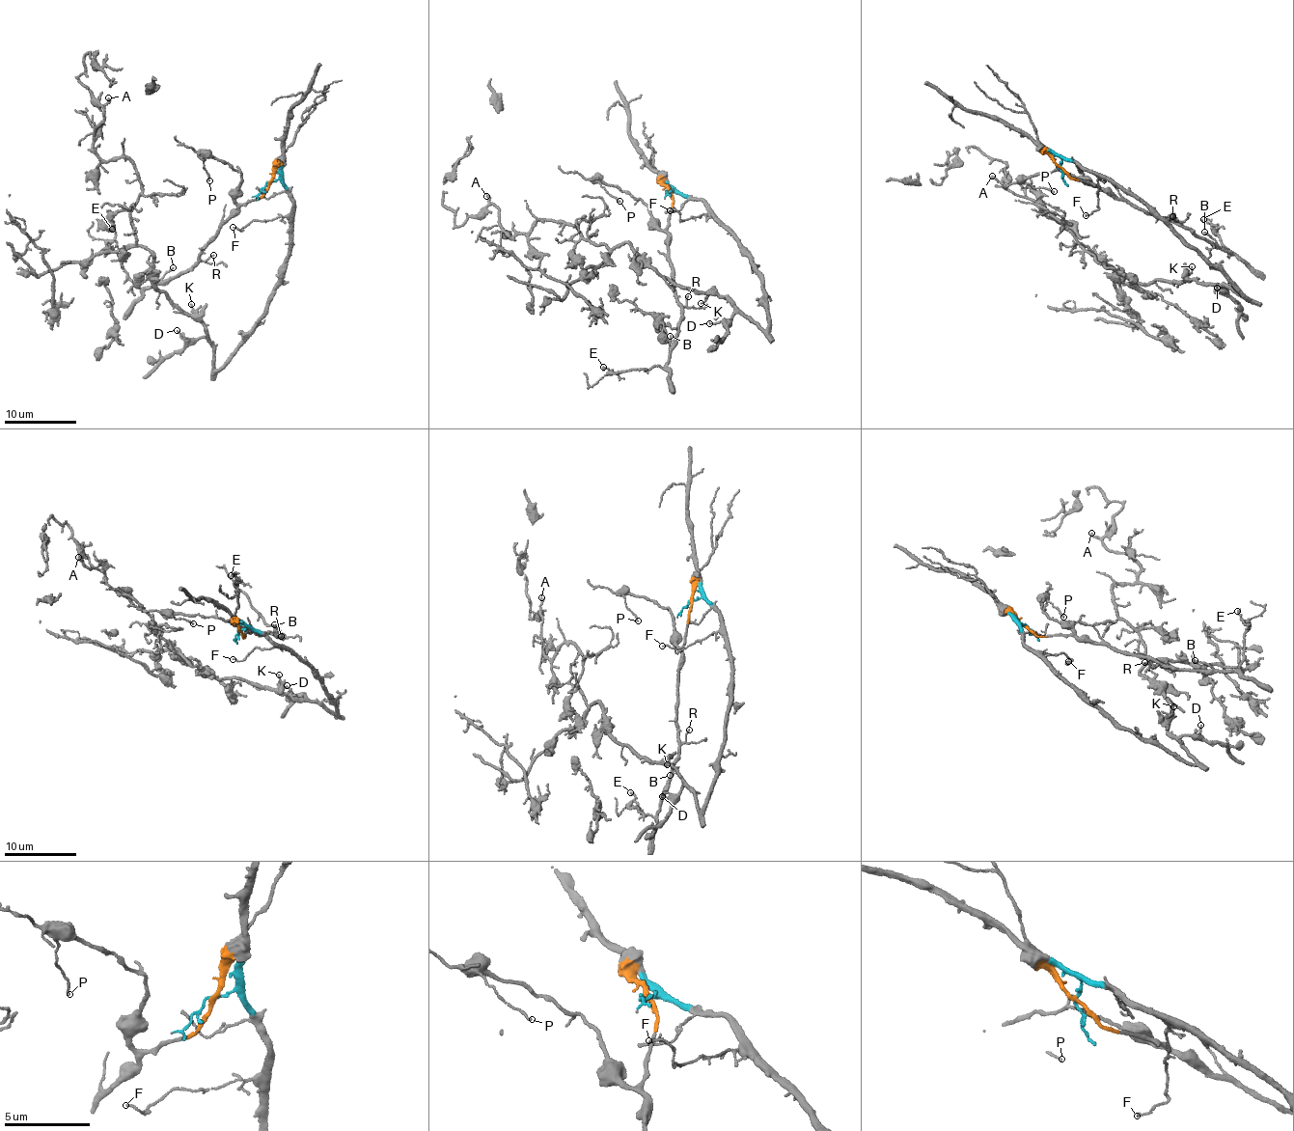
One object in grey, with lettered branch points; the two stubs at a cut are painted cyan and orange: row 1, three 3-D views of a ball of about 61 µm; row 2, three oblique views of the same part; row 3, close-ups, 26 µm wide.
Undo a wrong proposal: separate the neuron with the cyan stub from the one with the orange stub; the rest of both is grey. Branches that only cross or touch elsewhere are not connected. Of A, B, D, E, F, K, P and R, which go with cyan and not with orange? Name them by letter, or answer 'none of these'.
A, D, F, K

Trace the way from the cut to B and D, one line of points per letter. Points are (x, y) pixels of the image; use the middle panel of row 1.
B: (667, 191), (673, 199), (668, 242), (673, 290), (681, 307), (679, 332), (671, 347), (670, 336)
D: (669, 192), (704, 203), (714, 220), (731, 233), (766, 294), (769, 322), (764, 329), (739, 314), (709, 323)

